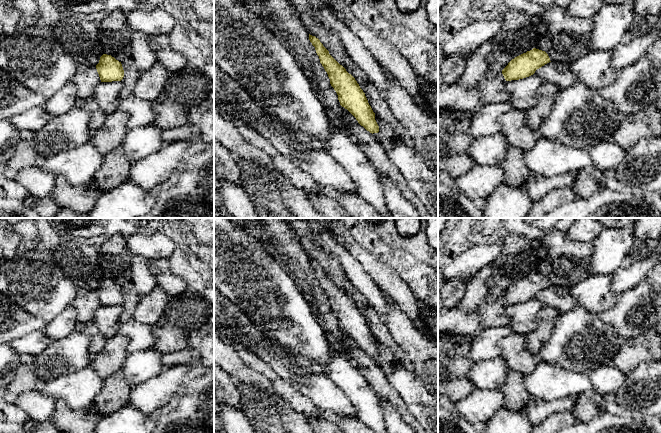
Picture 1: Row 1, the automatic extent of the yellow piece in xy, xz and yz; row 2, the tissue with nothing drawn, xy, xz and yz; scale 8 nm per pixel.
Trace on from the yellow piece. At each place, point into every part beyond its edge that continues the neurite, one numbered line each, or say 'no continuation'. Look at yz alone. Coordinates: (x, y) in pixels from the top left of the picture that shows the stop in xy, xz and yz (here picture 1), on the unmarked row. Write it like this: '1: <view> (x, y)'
no continuation

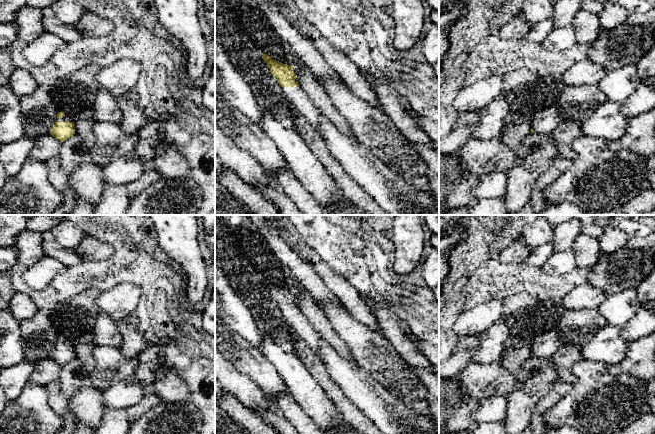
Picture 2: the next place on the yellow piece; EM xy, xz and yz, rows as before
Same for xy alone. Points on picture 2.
1: xy (66, 342)

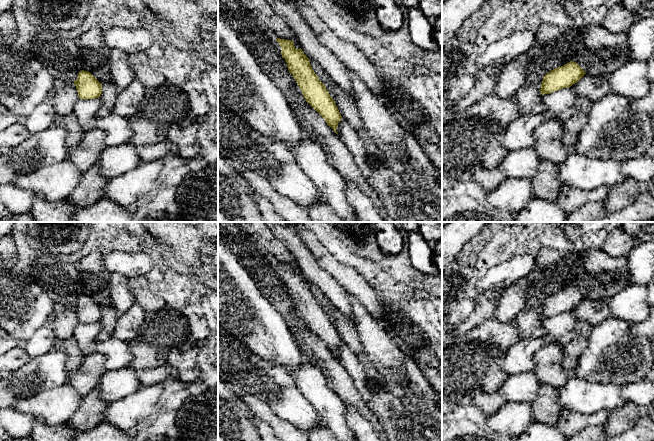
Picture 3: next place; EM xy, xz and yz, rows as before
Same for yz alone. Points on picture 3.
no continuation

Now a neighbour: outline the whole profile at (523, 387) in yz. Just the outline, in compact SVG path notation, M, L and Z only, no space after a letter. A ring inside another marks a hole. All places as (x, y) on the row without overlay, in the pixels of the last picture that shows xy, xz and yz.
M529 371L509 375L499 390L505 395L508 403L531 403L537 397L540 386L536 374Z

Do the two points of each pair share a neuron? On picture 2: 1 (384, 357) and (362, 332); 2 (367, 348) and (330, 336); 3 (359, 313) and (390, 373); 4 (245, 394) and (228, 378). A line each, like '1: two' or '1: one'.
1: one
2: two
3: two
4: one

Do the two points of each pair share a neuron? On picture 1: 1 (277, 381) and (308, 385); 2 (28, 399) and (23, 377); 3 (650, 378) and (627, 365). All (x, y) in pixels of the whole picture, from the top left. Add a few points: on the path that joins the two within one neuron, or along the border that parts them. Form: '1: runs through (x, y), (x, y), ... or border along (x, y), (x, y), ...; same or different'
1: border along (270, 367), (301, 395); different
2: border along (35, 389), (23, 391), (13, 402); different
3: border along (650, 361), (639, 363), (627, 374); different

